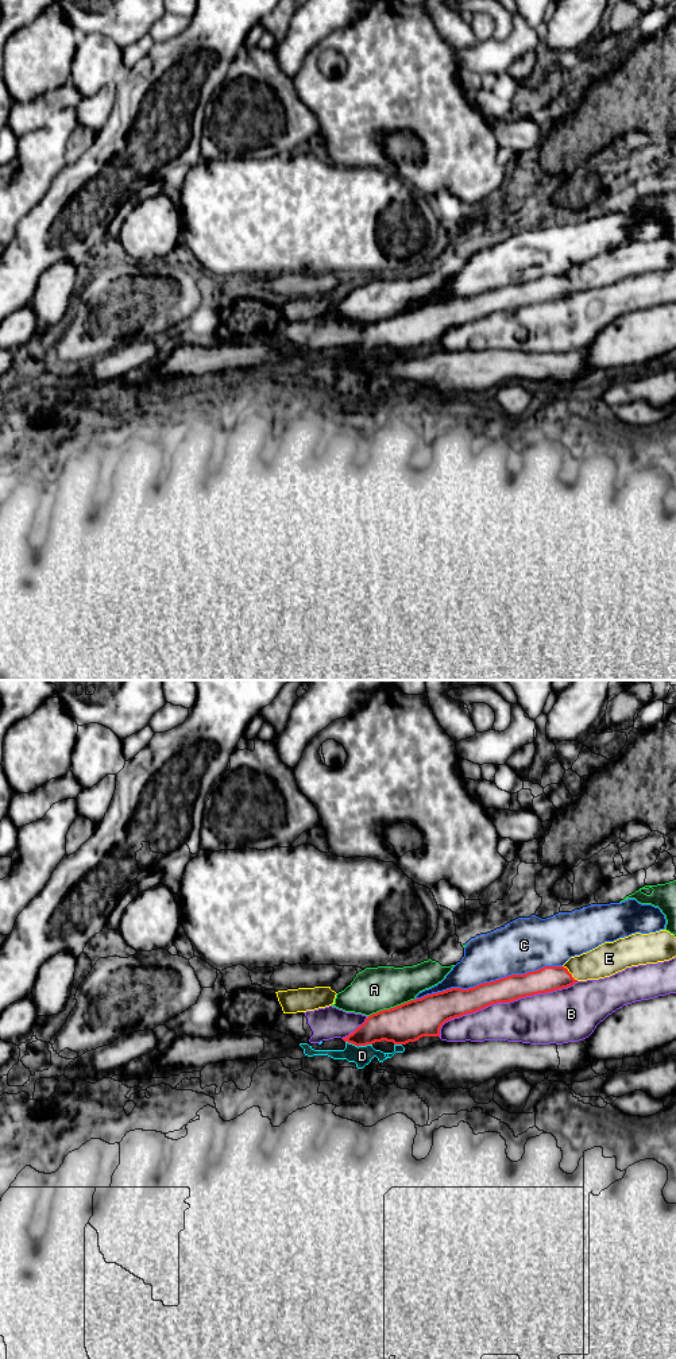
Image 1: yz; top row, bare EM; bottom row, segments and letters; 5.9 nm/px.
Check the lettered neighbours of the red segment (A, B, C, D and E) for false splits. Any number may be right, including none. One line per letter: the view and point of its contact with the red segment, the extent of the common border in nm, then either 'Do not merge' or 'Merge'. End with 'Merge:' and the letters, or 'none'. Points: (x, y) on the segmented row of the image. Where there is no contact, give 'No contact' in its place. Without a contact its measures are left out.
A: Touches red at yz (390, 1008). Shared border 300 nm. Do not merge
B: Touches red at yz (503, 1002). Shared border 900 nm. Do not merge
C: Touches red at yz (487, 983). Shared border 900 nm. Do not merge
D: Touches red at yz (359, 1045). Shared border 160 nm. Do not merge
E: Touches red at yz (570, 973). Shared border 130 nm. Do not merge
Merge: none

